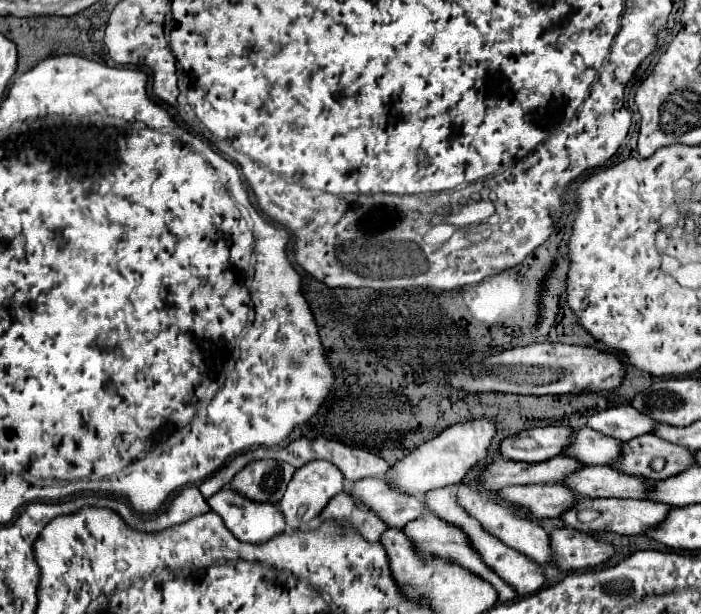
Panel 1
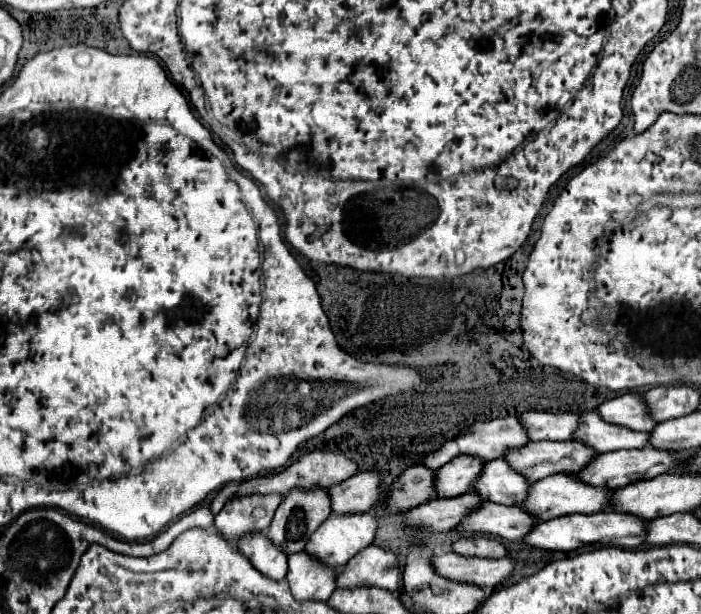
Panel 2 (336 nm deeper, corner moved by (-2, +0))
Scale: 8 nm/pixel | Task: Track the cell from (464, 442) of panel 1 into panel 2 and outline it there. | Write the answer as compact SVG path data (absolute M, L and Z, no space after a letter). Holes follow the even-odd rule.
M360 471L354 477L334 485L328 493L334 513L362 513L370 511L382 497L382 477L376 471Z

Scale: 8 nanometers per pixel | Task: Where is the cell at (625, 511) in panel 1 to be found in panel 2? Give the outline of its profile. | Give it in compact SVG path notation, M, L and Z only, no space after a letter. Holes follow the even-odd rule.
M486 501L466 519L466 523L458 525L458 531L476 531L506 541L520 541L538 525L538 521L540 519L530 515L524 507L494 505Z

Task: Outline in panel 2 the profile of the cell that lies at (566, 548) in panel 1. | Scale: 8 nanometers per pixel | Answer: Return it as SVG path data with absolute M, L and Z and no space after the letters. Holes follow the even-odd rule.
M448 553L434 557L434 567L444 577L474 583L480 587L496 587L514 573L514 559L510 555L502 559L484 559L484 557L462 557L458 553Z

